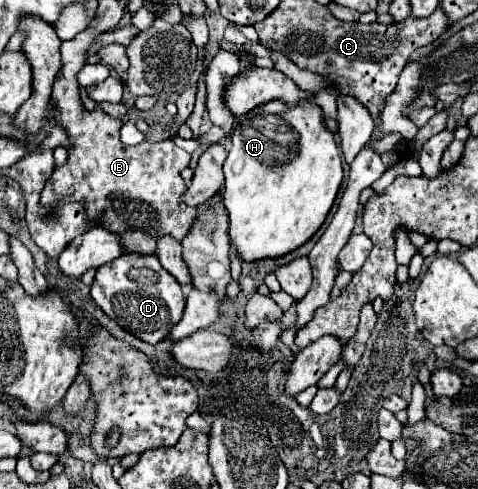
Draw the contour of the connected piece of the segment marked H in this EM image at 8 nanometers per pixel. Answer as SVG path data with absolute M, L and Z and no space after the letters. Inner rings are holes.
M268 101L242 115L232 133L232 145L224 163L224 207L230 217L230 237L244 261L280 257L306 243L324 223L342 183L342 159L334 133L324 123L324 111L316 101L284 105Z

